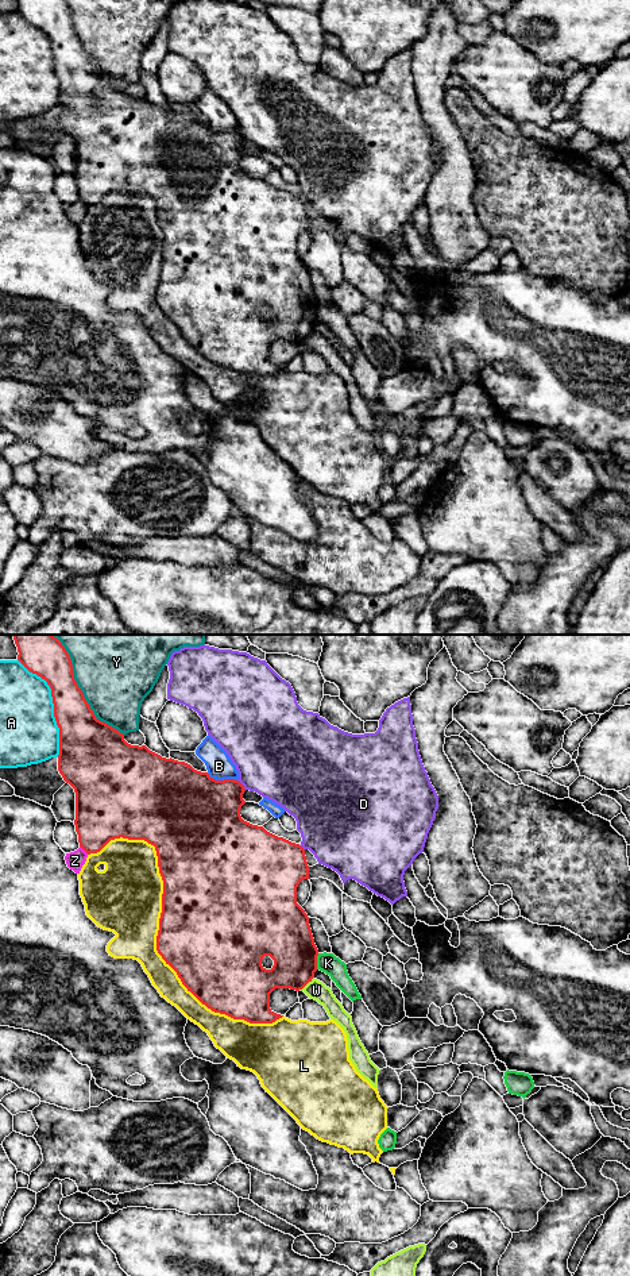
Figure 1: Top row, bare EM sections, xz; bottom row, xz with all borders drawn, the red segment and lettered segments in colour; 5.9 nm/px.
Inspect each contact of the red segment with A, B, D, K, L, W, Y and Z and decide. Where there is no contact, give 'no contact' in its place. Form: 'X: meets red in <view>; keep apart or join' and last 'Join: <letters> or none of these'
A: meets red in xz; keep apart
B: meets red in xz; keep apart
D: meets red in xz; keep apart
K: meets red in xz; keep apart
L: meets red in xz; keep apart
W: meets red in xz; keep apart
Y: meets red in xz; keep apart
Z: meets red in xz; keep apart
Join: none of these

